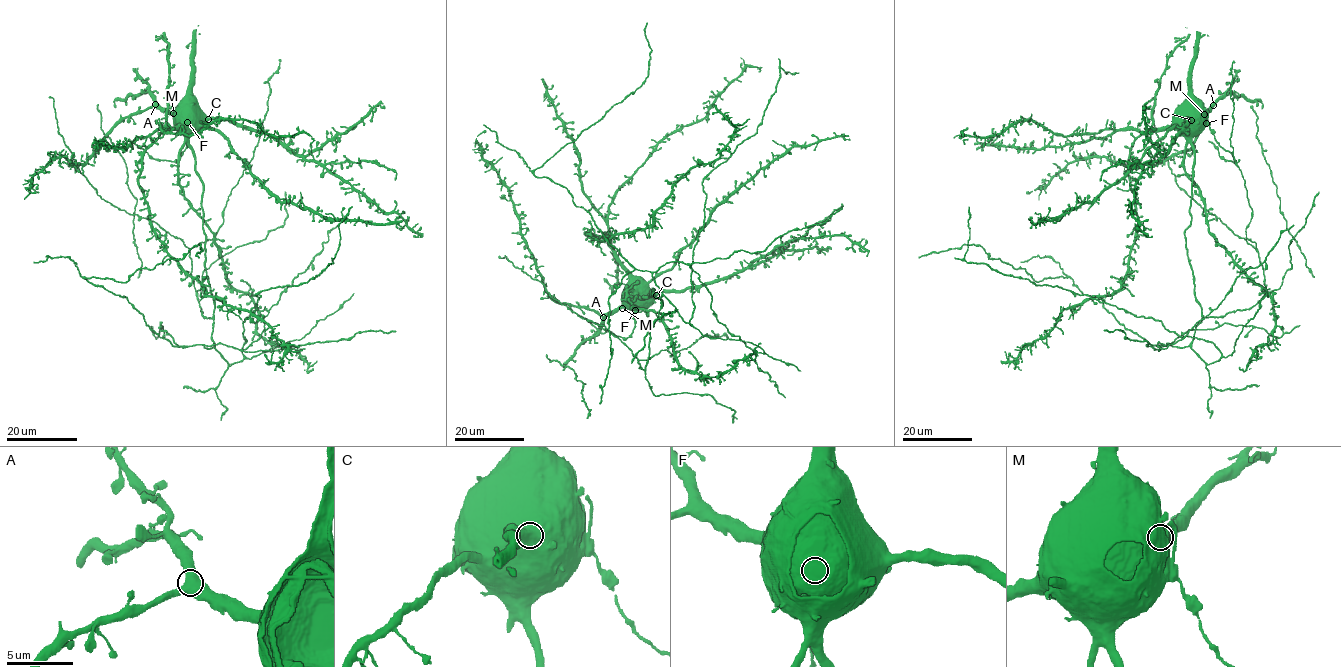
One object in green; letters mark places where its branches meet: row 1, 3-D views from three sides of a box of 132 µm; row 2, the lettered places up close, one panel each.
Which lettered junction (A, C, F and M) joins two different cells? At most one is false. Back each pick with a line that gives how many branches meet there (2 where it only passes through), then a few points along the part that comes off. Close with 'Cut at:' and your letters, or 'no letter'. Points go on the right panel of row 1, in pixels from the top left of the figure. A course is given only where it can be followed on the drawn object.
F: 2 branches meet; foreign part runs (1206, 123), (1217, 143), (1233, 157), (1233, 162), (1224, 159), (1208, 141)
Cut at: F

